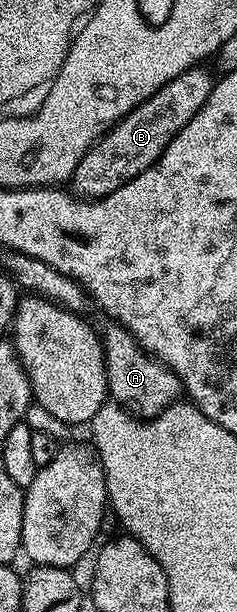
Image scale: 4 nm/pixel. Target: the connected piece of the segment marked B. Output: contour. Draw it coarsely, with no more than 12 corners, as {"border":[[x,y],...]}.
{"border":[[189,67],[80,157],[73,194],[132,181],[196,117],[216,82]]}

